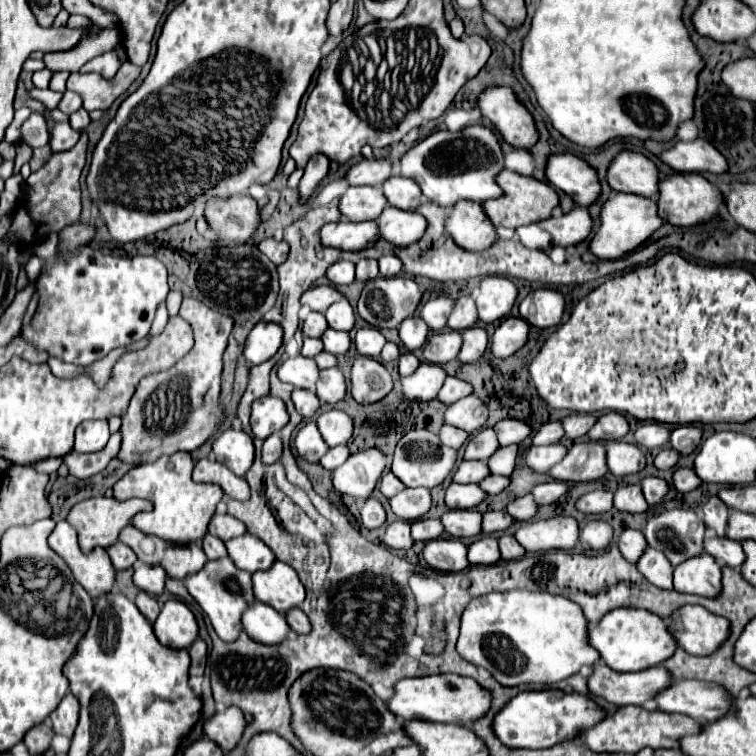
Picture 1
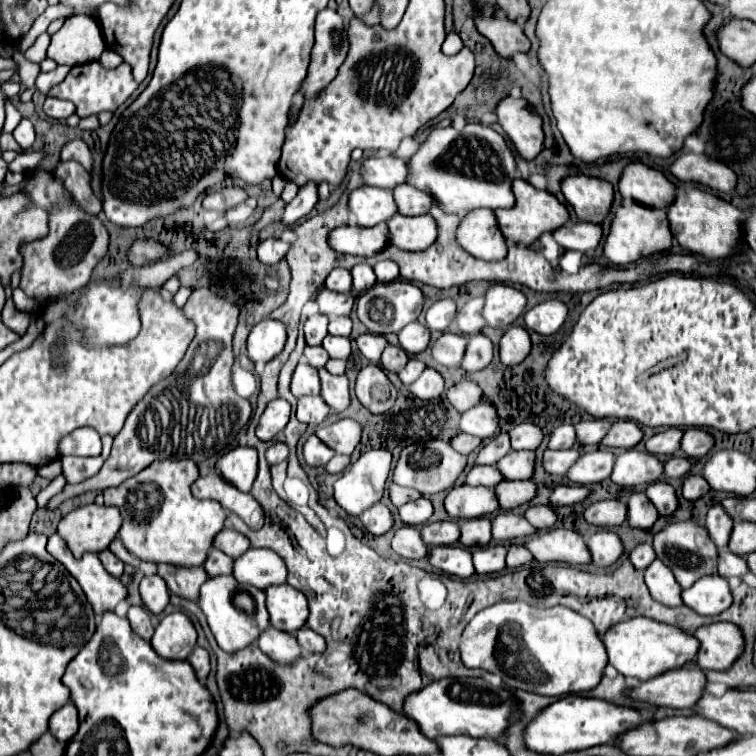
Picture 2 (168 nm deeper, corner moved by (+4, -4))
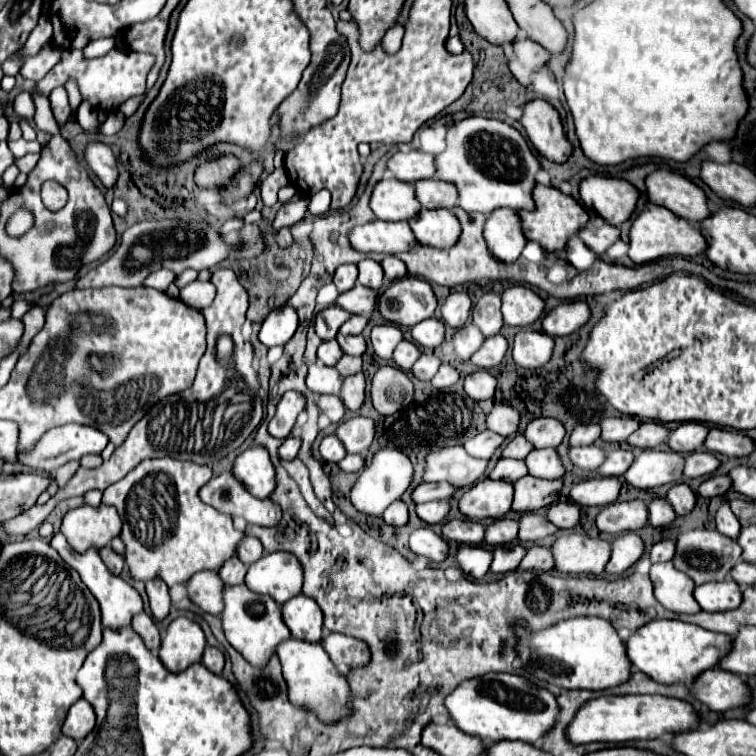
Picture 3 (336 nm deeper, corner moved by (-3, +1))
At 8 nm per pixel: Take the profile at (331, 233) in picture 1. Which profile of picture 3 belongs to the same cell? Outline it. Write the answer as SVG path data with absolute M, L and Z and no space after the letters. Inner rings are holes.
M373 220L369 224L357 226L349 232L349 240L359 252L385 252L401 254L417 246L417 238L407 222L383 222Z

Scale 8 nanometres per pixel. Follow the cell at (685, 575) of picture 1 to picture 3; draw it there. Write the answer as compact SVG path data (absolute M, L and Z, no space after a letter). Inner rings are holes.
M733 580L703 584L695 588L695 600L705 612L733 610L741 604L741 588Z

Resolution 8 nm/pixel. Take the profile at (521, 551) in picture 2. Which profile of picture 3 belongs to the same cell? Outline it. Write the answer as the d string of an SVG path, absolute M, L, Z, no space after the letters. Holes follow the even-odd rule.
M533 546L527 550L527 556L521 560L521 570L541 570L541 572L547 572L547 570L553 570L555 568L555 560L553 560L553 554L549 548L543 548L543 546Z

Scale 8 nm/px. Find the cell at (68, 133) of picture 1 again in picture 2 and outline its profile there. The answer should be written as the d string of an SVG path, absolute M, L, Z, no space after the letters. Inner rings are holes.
M72 139L72 141L68 141L64 147L62 147L62 151L60 151L60 159L76 159L76 161L80 161L84 167L86 167L86 171L90 171L92 169L92 153L90 153L90 149L88 149L88 145L82 141L82 139Z

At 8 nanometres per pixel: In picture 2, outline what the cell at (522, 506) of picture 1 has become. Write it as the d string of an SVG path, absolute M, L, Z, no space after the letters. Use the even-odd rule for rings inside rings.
M532 505L526 509L524 517L528 517L530 525L534 525L536 529L550 529L556 521L556 513L548 505Z

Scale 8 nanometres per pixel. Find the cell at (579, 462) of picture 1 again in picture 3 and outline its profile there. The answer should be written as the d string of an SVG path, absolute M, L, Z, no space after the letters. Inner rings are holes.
M613 450L607 454L607 460L597 470L601 476L623 476L633 464L635 456L629 450Z

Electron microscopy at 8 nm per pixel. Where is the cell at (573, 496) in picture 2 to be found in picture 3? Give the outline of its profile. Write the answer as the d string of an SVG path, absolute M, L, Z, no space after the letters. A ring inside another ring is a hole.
M591 478L571 490L571 498L583 506L607 506L617 502L621 484L617 478Z

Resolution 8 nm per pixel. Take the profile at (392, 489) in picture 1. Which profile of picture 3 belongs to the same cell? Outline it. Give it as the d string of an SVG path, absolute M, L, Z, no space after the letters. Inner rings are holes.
M423 482L413 490L413 500L419 502L431 502L431 500L449 500L457 492L457 486L449 482Z

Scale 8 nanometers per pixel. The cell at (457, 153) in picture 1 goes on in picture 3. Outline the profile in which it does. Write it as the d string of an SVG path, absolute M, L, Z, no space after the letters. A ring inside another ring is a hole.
M465 118L453 124L447 132L447 148L435 158L437 164L437 178L455 182L459 188L459 206L469 212L483 212L491 214L497 208L513 208L513 210L535 210L533 202L533 188L535 188L535 174L541 170L541 162L535 152L529 148L527 140L515 130L513 126L491 120L491 118Z

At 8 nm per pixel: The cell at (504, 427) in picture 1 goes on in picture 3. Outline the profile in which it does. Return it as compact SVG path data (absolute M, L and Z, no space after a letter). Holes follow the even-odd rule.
M537 418L527 426L525 436L535 448L557 448L565 438L565 428L555 418Z

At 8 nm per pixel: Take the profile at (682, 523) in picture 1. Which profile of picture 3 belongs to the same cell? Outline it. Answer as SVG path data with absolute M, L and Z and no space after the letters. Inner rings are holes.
M689 530L689 532L681 532L677 538L677 554L673 558L673 564L677 570L685 572L689 578L693 578L693 582L705 584L705 582L721 582L729 576L731 568L739 562L741 558L741 546L723 536L717 530Z

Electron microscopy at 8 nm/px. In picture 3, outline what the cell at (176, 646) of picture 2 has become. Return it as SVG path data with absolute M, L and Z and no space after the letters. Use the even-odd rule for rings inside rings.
M175 618L167 626L165 640L161 642L159 660L169 672L183 672L191 664L201 662L205 650L205 636L197 622L189 618Z

